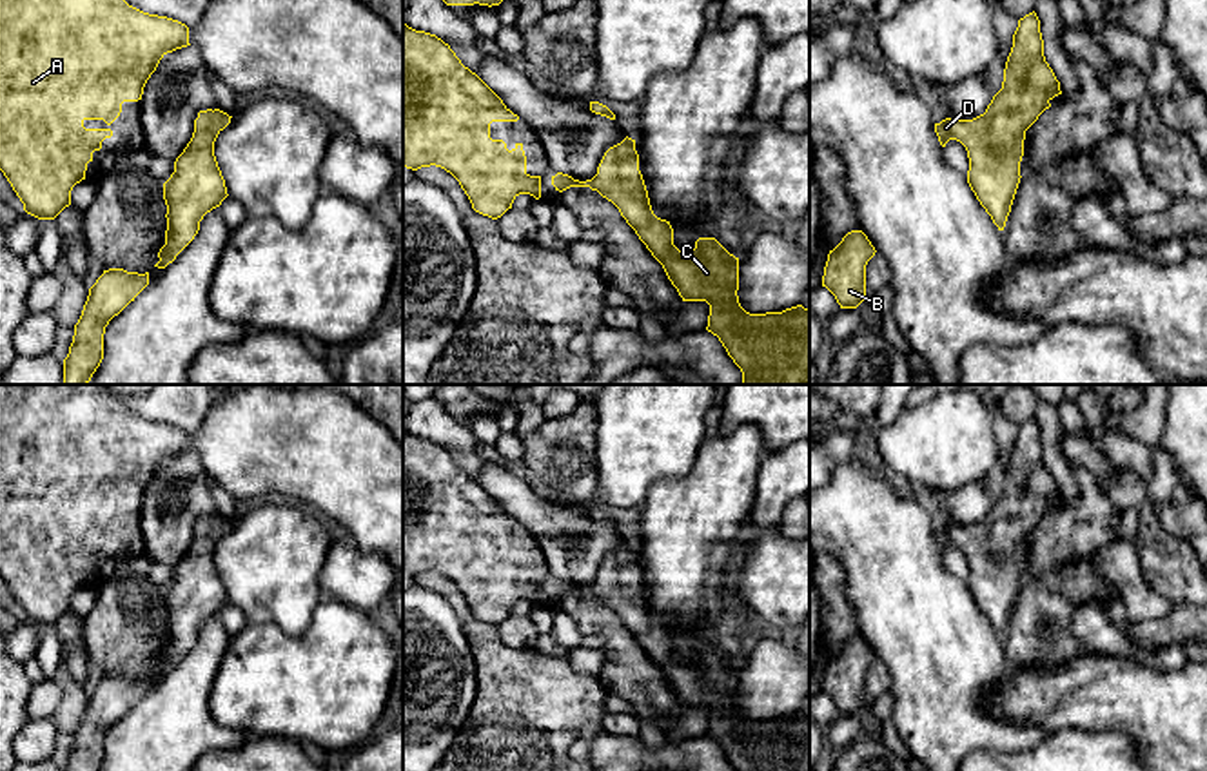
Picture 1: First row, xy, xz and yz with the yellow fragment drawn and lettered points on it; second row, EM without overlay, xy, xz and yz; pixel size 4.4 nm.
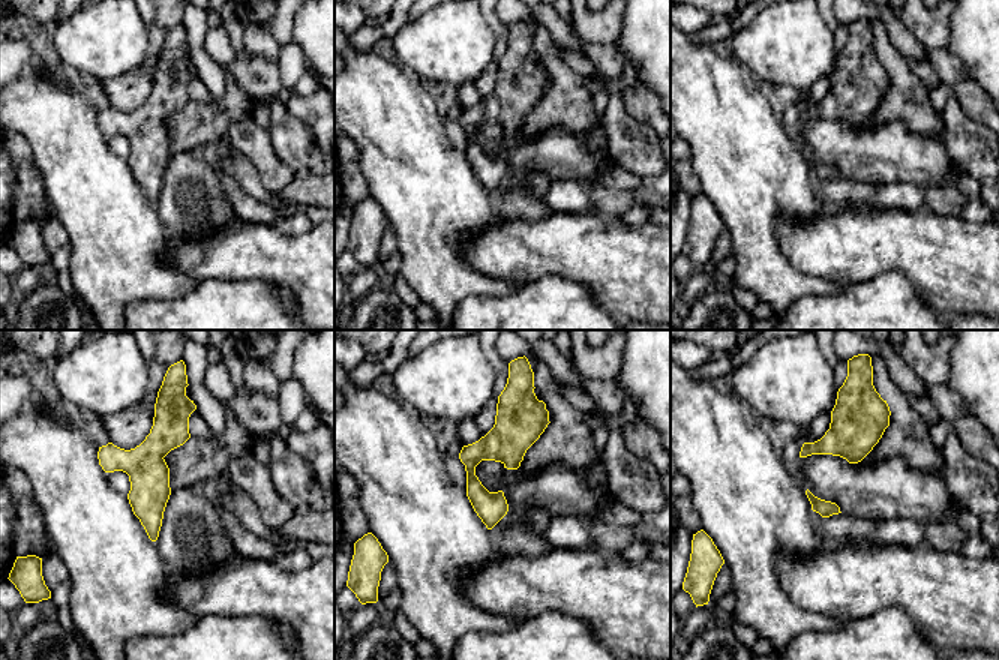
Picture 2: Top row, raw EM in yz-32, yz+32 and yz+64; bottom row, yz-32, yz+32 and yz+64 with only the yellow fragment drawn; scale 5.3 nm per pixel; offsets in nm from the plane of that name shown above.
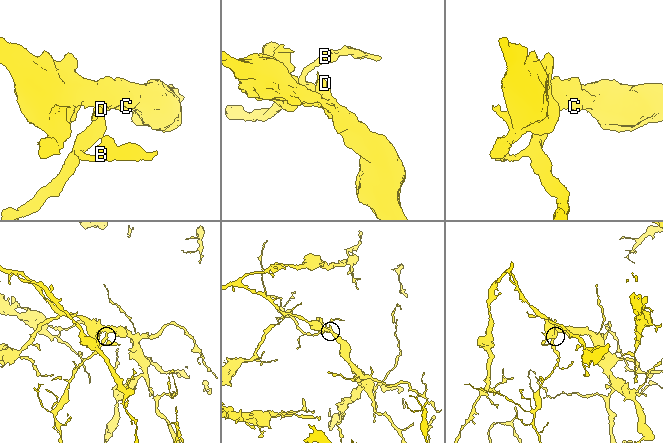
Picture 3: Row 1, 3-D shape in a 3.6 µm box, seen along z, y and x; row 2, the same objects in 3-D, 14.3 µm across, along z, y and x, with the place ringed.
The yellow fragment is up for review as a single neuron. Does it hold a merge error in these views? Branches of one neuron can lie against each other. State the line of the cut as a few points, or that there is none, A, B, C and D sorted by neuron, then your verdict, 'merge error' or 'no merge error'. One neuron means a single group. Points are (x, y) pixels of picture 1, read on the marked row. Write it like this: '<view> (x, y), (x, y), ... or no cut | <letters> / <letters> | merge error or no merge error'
no cut | A B C D | no merge error

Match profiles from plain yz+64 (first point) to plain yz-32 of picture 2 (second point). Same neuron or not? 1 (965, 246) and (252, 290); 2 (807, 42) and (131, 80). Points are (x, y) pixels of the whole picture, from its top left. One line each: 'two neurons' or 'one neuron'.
1: two neurons
2: two neurons

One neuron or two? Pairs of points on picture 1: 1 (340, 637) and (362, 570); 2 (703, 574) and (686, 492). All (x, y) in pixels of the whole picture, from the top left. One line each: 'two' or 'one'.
1: two
2: one

